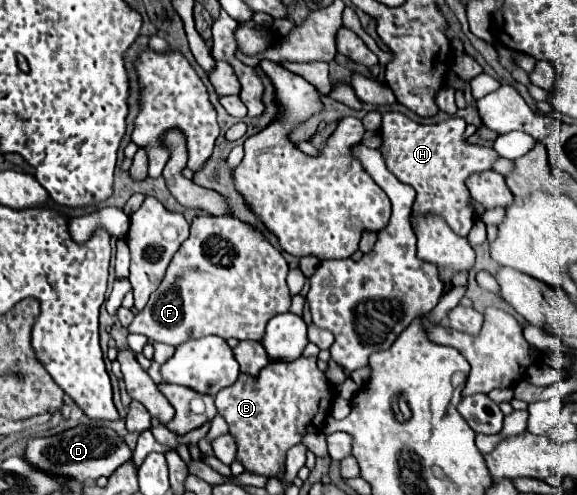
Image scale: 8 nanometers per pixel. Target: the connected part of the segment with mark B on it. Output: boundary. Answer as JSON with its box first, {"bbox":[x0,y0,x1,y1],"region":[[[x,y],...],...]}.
{"bbox":[215,357,335,477],"region":[[[299,357],[295,361],[283,363],[283,361],[271,361],[265,365],[257,377],[239,373],[239,379],[227,387],[221,389],[215,395],[215,407],[219,415],[225,417],[229,425],[229,435],[235,439],[237,453],[235,461],[245,467],[247,473],[257,473],[265,477],[275,477],[285,471],[285,455],[287,451],[301,443],[307,433],[319,433],[325,427],[325,419],[329,417],[329,407],[335,399],[335,389],[323,375],[323,371],[317,369],[315,357]]]}

